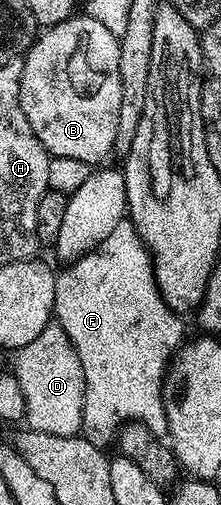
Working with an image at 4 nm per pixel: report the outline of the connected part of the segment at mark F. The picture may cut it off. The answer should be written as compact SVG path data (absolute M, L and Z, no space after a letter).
M131 221L120 222L114 232L106 239L98 243L97 246L82 255L76 261L67 263L63 267L64 271L56 274L56 291L54 292L54 318L70 338L70 343L77 350L81 358L82 372L85 374L85 402L82 412L82 436L90 444L104 448L107 442L111 443L120 432L120 427L126 422L140 422L154 436L168 438L168 421L166 420L166 408L164 407L164 380L166 377L166 367L171 363L175 353L180 349L185 341L184 326L181 315L173 314L172 309L162 300L160 289L156 286L156 277L152 271L152 256L144 246L144 241L138 236L138 232L132 227Z

